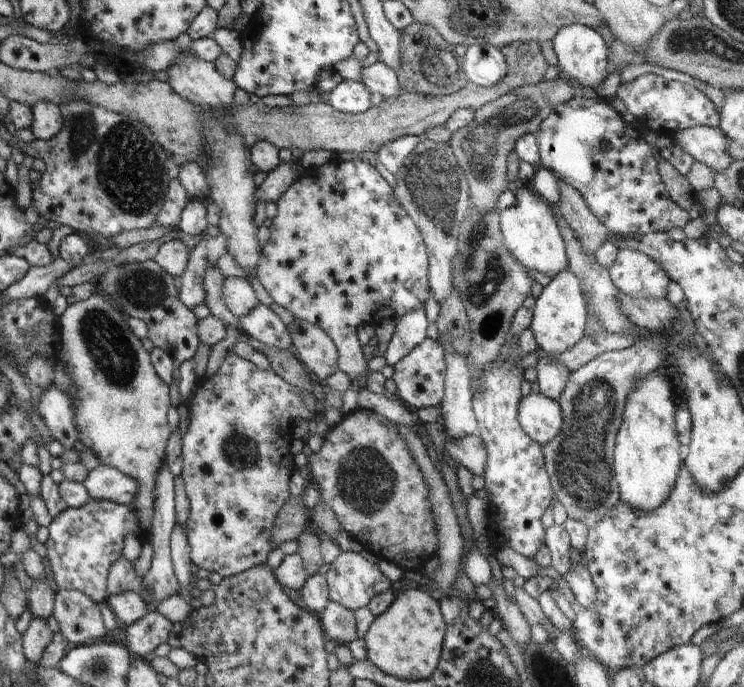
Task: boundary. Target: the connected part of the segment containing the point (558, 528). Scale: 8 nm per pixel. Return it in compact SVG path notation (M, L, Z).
M553 525L545 530L544 544L548 546L551 555L551 566L562 576L571 571L571 540L562 525Z

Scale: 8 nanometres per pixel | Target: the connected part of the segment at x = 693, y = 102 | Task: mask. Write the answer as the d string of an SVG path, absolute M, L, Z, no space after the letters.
M646 73L631 82L620 84L616 96L624 102L630 114L635 116L639 128L666 135L671 139L676 131L695 126L716 128L721 119L714 103L696 87L680 81L666 80L654 73Z

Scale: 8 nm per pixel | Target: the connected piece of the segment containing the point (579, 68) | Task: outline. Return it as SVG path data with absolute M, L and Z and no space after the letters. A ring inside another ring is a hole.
M572 23L560 28L554 35L552 42L552 48L554 48L561 70L566 76L577 80L580 86L596 89L607 79L610 74L607 67L609 48L606 46L607 42L596 29L580 23Z

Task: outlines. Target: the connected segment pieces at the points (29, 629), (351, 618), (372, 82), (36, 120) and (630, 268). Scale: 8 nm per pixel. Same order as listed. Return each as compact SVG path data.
M28 616L22 629L23 655L26 660L38 664L53 636L47 621L39 616Z
M329 600L317 617L322 628L335 640L336 644L348 645L352 640L359 638L355 611Z
M375 61L369 66L362 66L361 80L370 92L379 92L384 99L397 97L402 90L395 70L382 61Z
M38 101L31 109L33 112L31 131L36 139L47 141L60 132L64 119L56 103Z
M620 249L609 275L616 288L637 299L666 298L669 276L645 254Z

